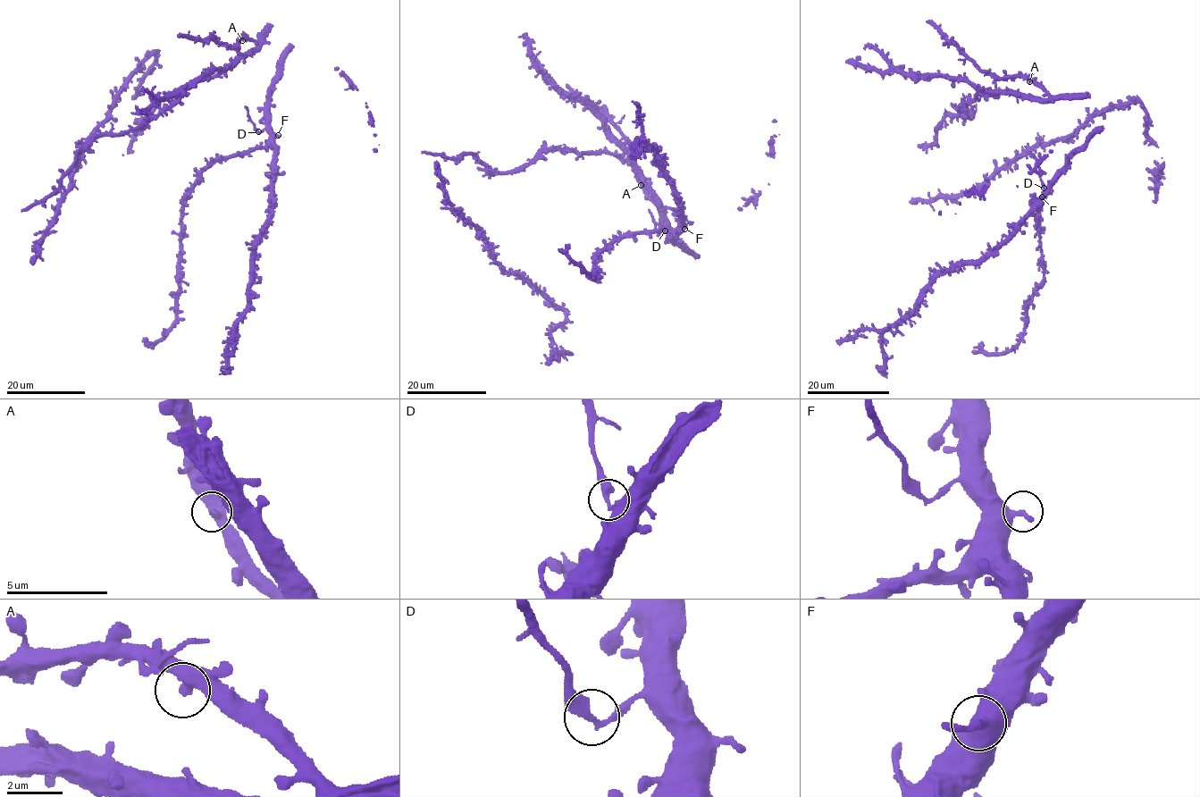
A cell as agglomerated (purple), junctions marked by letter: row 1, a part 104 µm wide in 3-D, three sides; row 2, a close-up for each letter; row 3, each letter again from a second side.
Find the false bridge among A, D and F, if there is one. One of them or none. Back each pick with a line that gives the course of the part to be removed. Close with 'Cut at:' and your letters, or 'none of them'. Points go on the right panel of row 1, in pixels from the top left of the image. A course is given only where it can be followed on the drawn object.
D: (1044, 187), (1036, 159), (1030, 151)
Cut at: D

